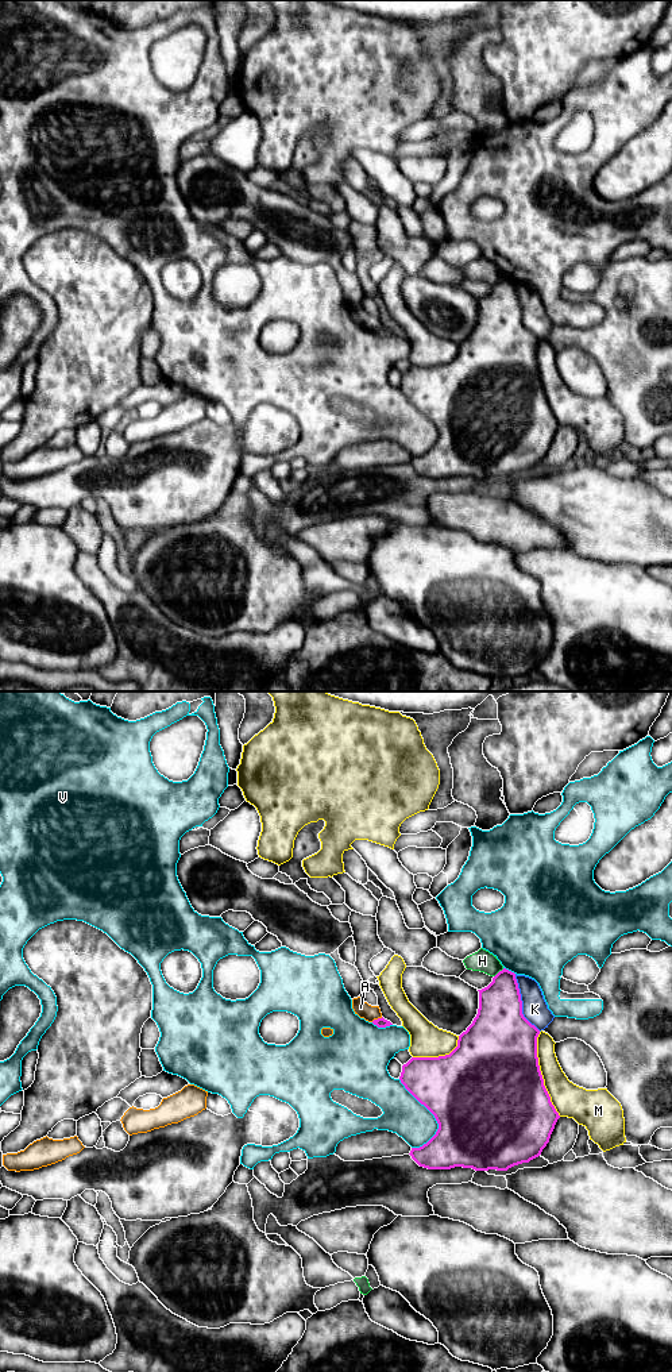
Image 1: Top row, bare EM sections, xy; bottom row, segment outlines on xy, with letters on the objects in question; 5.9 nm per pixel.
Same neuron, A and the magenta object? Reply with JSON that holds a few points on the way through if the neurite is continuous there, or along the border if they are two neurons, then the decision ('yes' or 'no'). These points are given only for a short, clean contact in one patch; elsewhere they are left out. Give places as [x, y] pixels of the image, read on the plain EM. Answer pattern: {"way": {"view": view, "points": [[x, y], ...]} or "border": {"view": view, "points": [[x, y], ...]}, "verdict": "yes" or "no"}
{"border": {"view": "xy", "points": [[382, 326], [371, 330]]}, "verdict": "no"}

